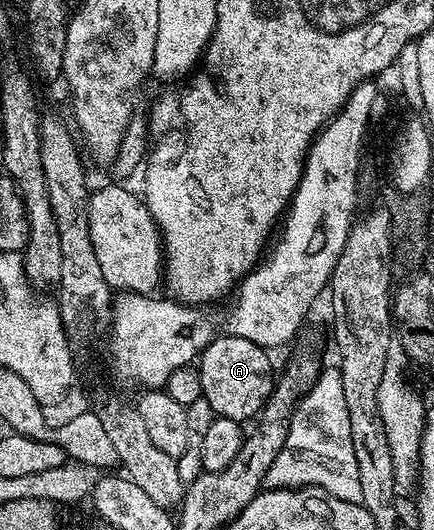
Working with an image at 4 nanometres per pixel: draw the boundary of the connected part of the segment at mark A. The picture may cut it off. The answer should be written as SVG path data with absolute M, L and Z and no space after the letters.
M219 334L215 339L200 352L200 358L196 366L200 385L202 386L202 398L208 401L208 405L214 410L219 419L236 419L239 421L253 420L261 412L266 404L266 399L274 389L275 376L270 376L270 359L267 348L257 347L252 341L235 335Z

